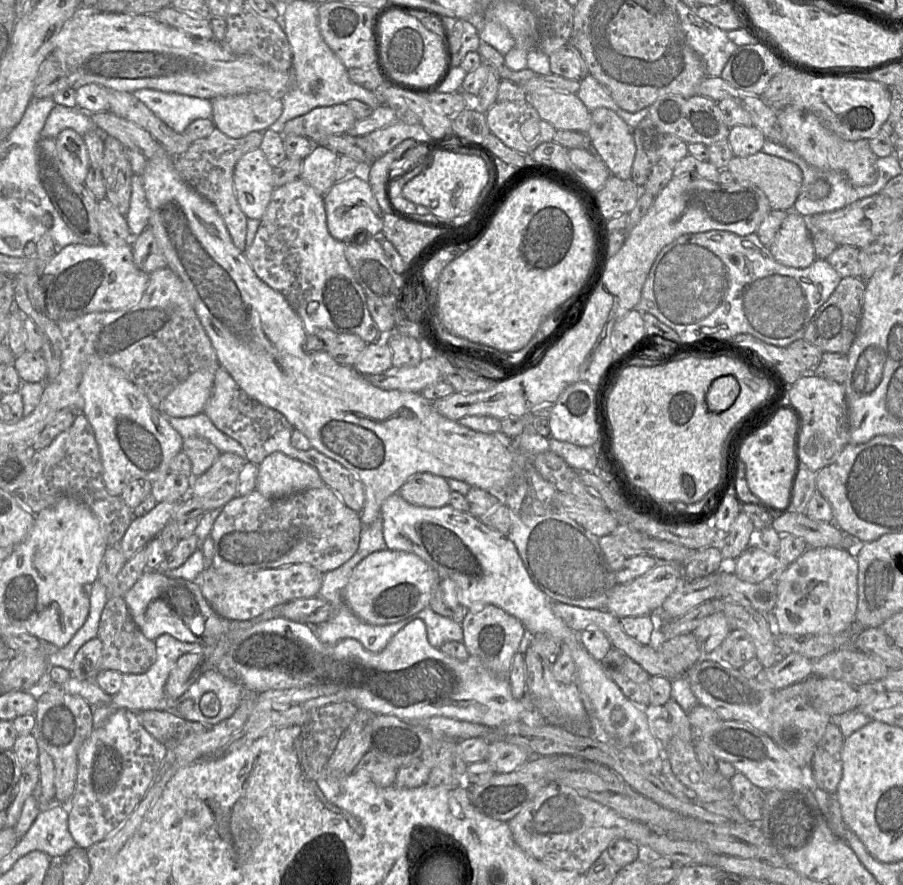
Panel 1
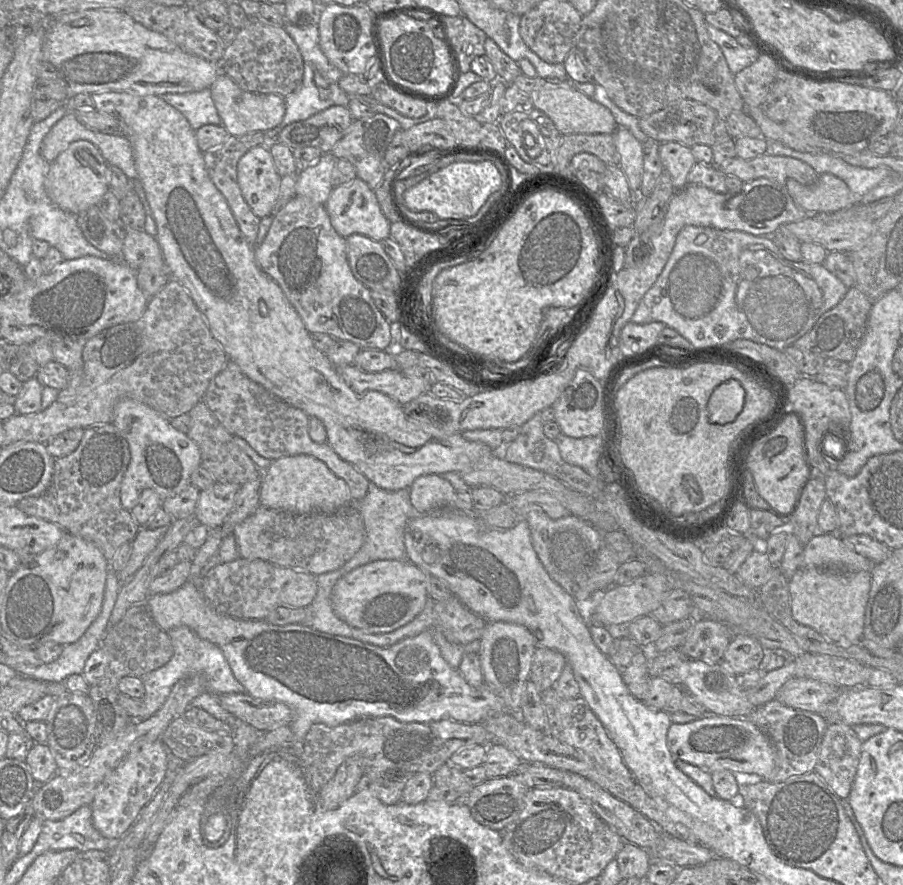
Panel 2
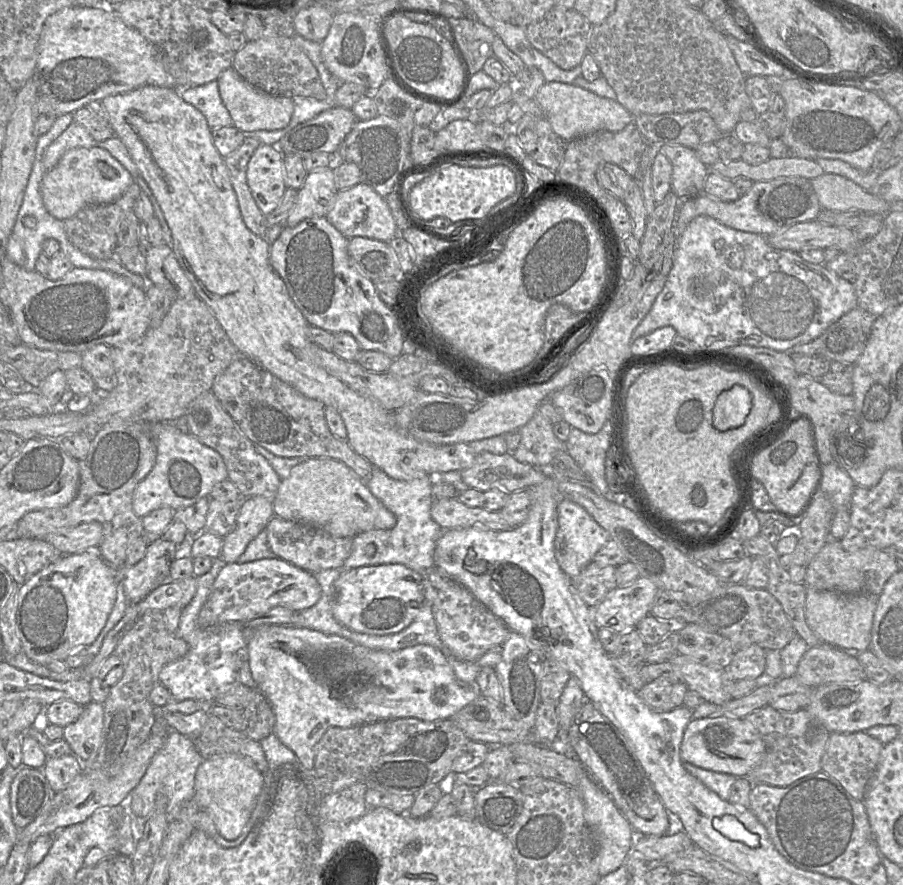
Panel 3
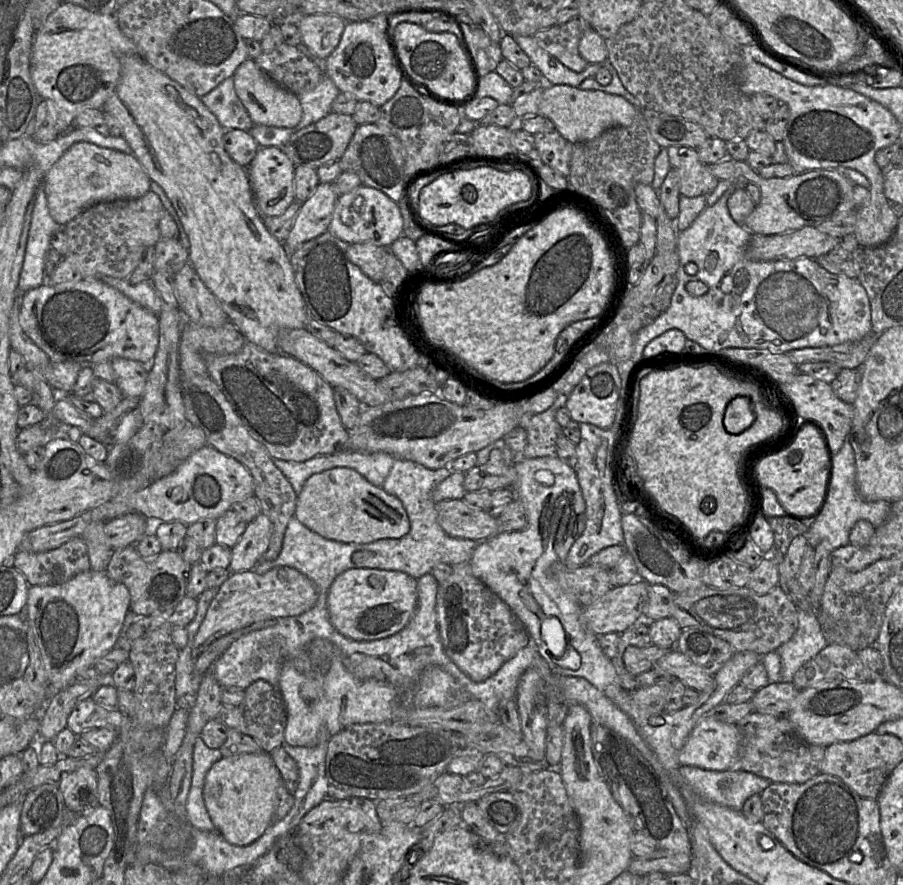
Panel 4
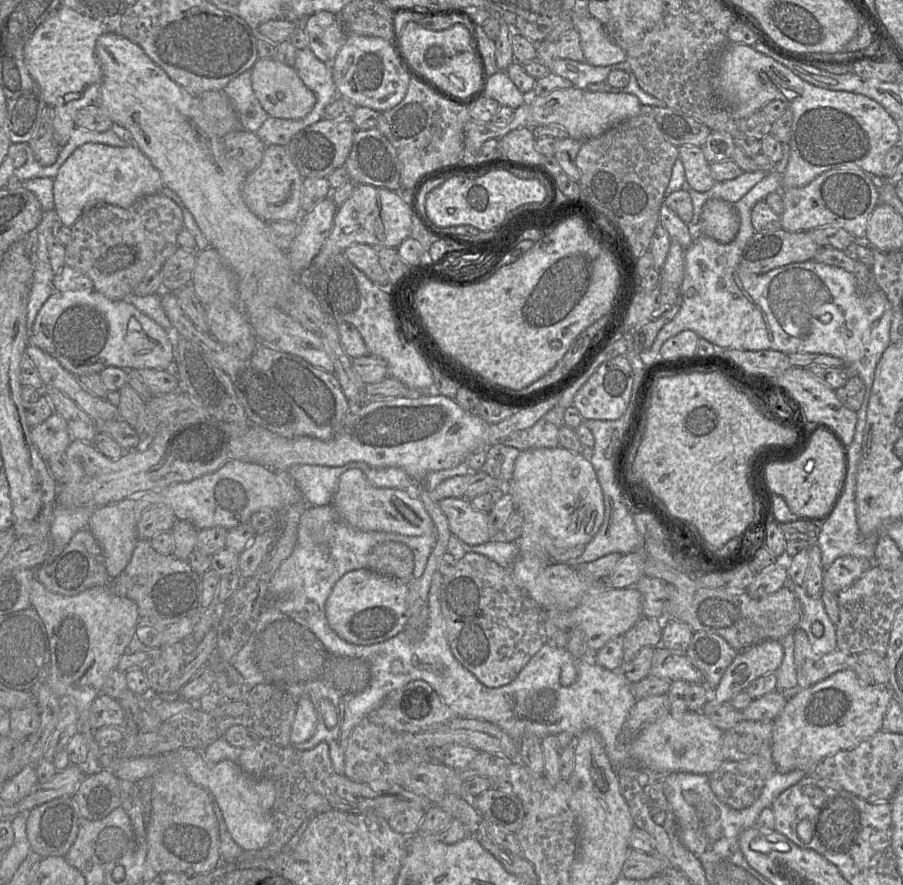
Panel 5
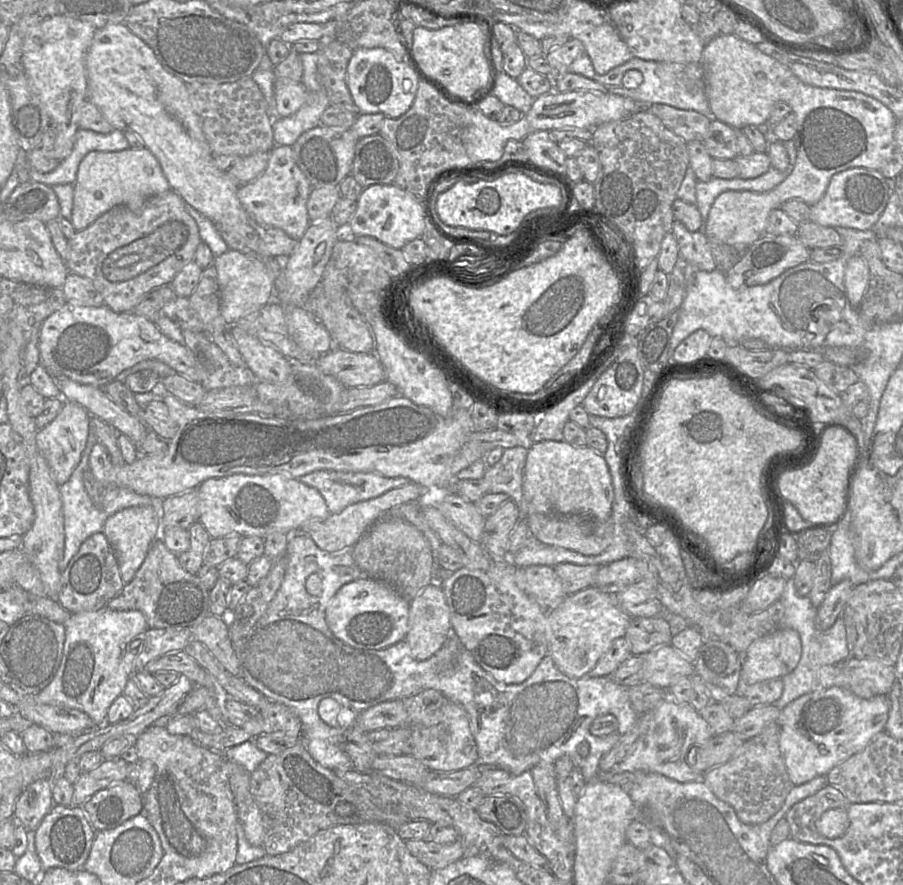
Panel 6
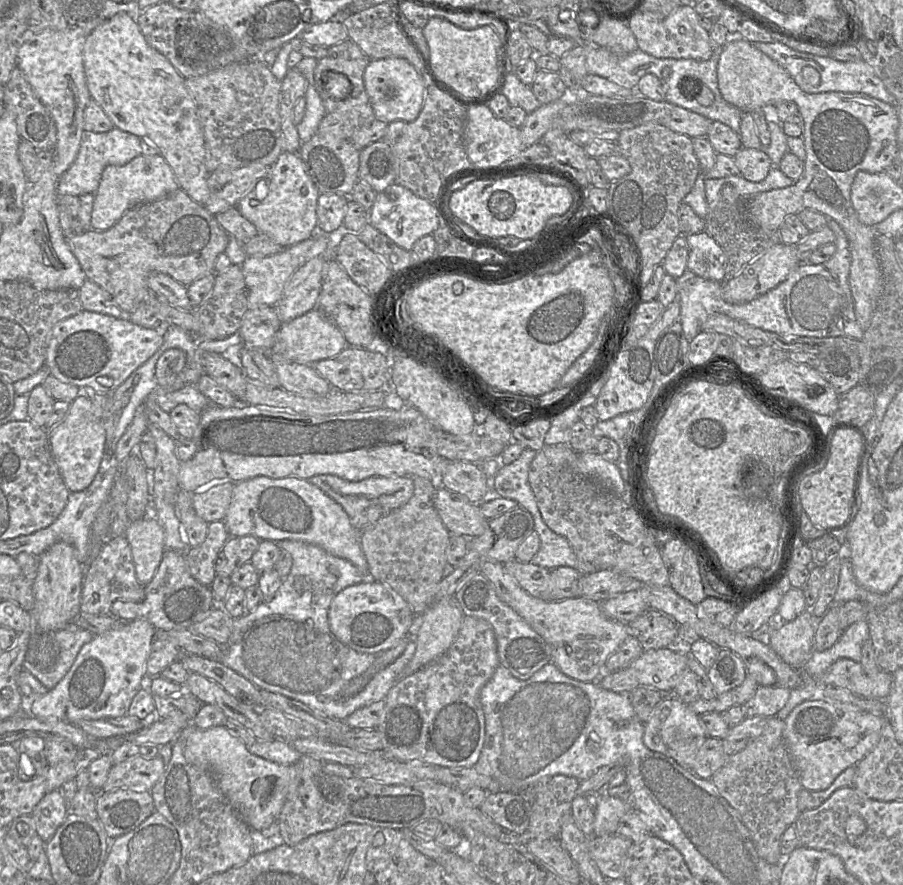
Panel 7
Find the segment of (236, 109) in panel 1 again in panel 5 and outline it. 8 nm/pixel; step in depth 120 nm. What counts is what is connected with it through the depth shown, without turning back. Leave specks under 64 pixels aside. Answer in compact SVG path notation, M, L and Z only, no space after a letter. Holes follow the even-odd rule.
M259 58L250 72L254 94L269 117L296 120L305 117L313 109L316 96L307 88L294 67L274 59Z

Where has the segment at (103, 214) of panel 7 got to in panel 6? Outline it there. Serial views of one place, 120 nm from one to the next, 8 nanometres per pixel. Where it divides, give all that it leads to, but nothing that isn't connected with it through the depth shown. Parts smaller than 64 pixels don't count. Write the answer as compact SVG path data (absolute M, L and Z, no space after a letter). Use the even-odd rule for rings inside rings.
M131 147L118 152L89 152L79 164L73 187L70 221L76 231L86 229L115 206L125 206L136 212L148 198L170 190L168 180L151 151L146 148Z

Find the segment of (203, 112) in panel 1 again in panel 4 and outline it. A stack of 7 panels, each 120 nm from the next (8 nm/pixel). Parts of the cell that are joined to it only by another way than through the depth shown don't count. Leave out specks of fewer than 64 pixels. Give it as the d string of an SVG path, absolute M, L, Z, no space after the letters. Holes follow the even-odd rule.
M232 77L223 80L200 99L225 130L249 131L254 126L247 110L235 92Z

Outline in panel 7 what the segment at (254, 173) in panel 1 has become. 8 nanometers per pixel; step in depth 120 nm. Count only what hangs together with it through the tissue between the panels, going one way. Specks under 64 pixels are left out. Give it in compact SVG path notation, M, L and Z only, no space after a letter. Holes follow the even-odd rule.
M284 150L269 172L237 203L236 208L256 226L258 232L268 235L285 249L308 240L317 232L319 195L298 153Z

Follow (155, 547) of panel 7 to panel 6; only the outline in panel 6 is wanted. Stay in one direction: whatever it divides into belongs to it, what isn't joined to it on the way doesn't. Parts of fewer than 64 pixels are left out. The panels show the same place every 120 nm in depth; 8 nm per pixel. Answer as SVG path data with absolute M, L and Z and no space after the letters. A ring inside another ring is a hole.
M154 506L129 507L120 510L105 521L102 533L112 546L120 569L121 578L125 584L131 582L142 565L147 552L156 539L161 539L163 531L161 521Z

